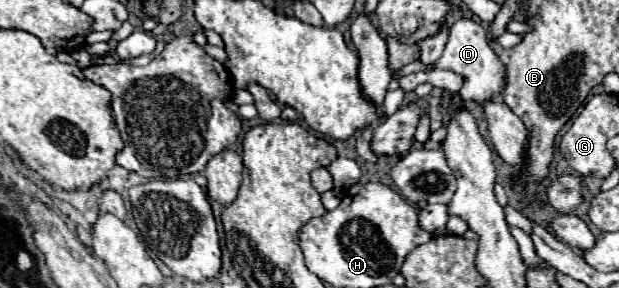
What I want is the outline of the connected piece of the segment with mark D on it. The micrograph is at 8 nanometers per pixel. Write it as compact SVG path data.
M457 19L449 27L449 41L445 45L445 51L441 59L435 63L439 69L453 71L463 77L463 85L459 89L459 95L465 103L487 103L491 99L497 99L505 89L505 67L495 55L491 43L485 37L485 29L477 25L471 19Z

